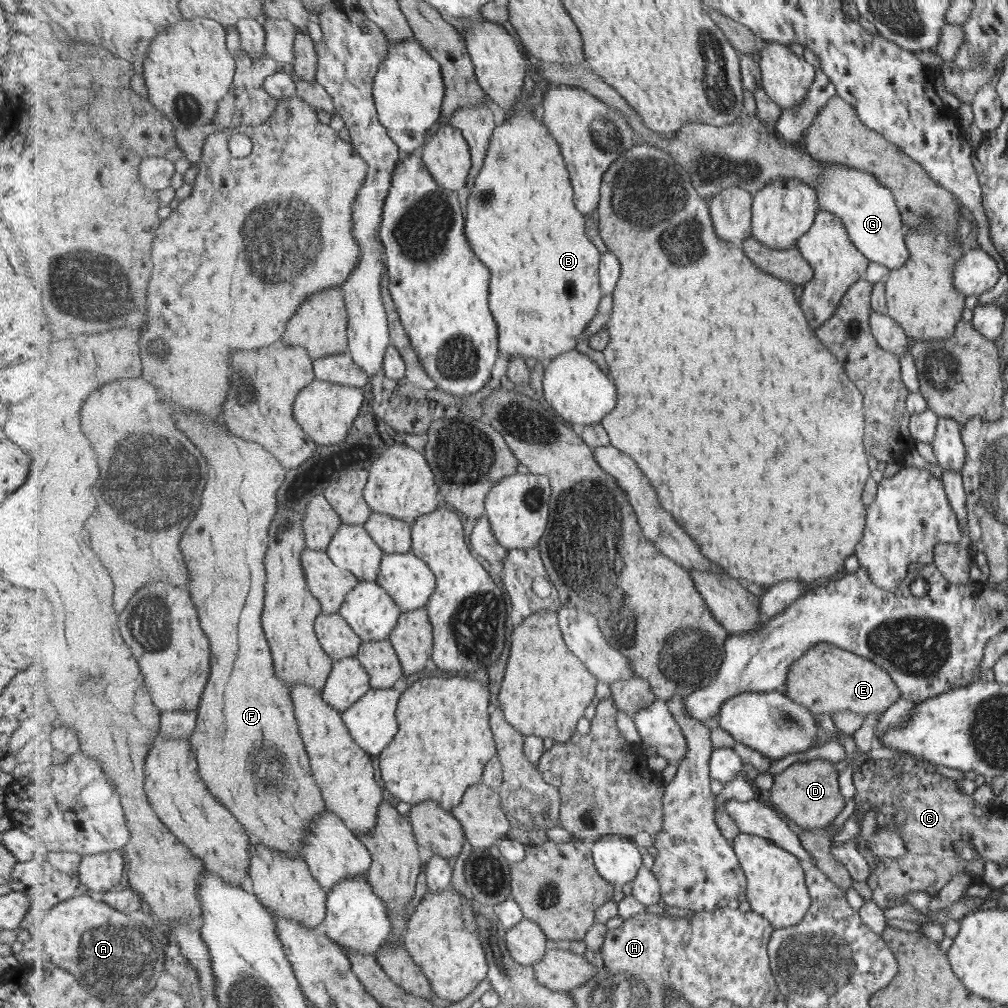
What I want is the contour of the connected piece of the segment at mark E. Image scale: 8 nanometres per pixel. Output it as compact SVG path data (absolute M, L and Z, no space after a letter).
M831 643L816 644L790 667L786 694L816 715L849 710L857 714L882 713L900 698L895 681L871 659Z

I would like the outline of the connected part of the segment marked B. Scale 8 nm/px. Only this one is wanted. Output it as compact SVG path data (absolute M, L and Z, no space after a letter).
M528 112L515 114L504 121L500 127L495 128L493 140L491 140L488 155L485 157L483 168L475 178L476 183L467 192L463 203L465 215L466 236L469 244L472 245L476 255L483 260L483 264L491 270L492 279L490 284L490 308L496 317L499 331L499 351L505 360L509 361L513 357L534 358L547 364L557 358L560 354L572 351L577 348L577 344L582 340L584 332L587 331L588 324L595 318L600 302L604 296L600 283L600 262L601 251L587 238L586 215L577 210L574 200L575 192L568 165L561 152L561 145L557 139L553 138L547 126L543 124L541 116L530 115Z

